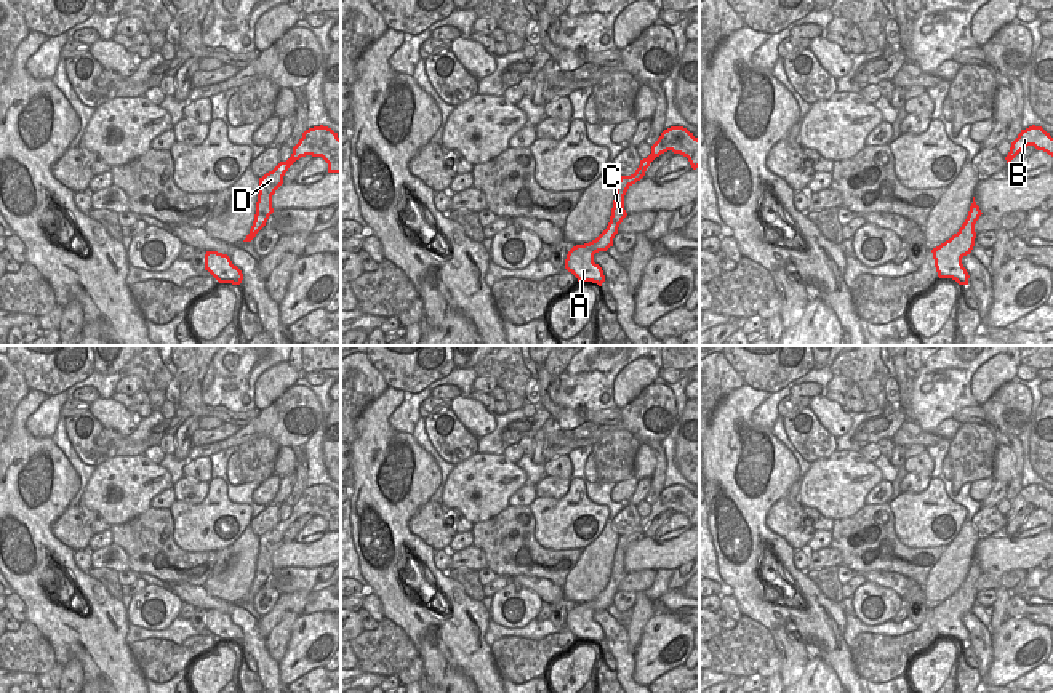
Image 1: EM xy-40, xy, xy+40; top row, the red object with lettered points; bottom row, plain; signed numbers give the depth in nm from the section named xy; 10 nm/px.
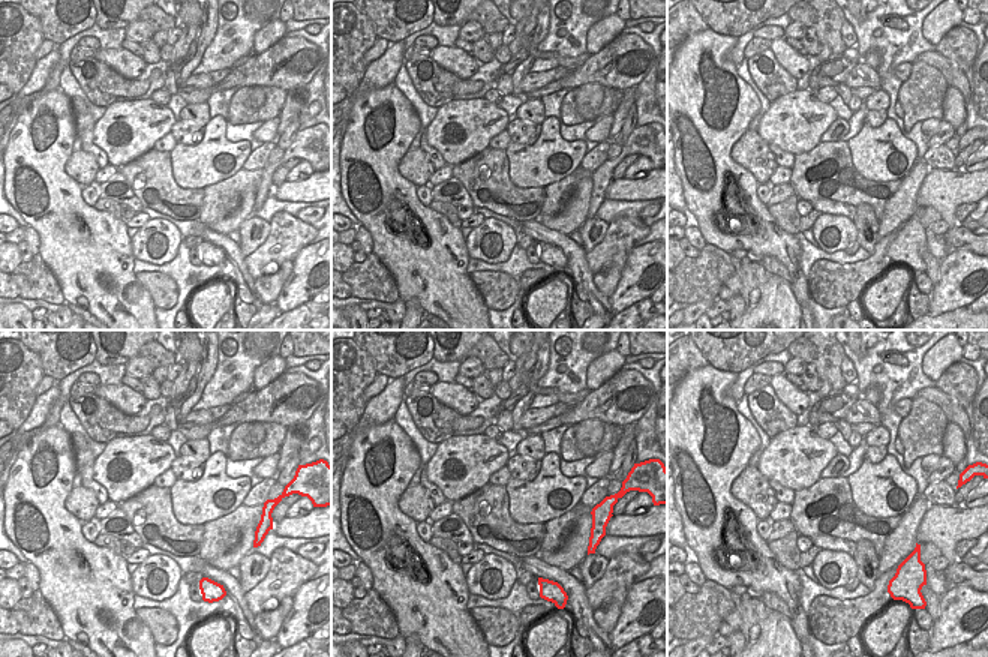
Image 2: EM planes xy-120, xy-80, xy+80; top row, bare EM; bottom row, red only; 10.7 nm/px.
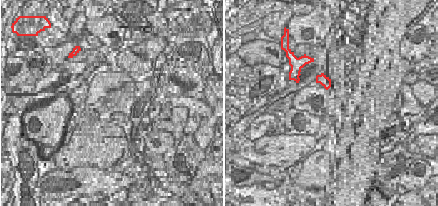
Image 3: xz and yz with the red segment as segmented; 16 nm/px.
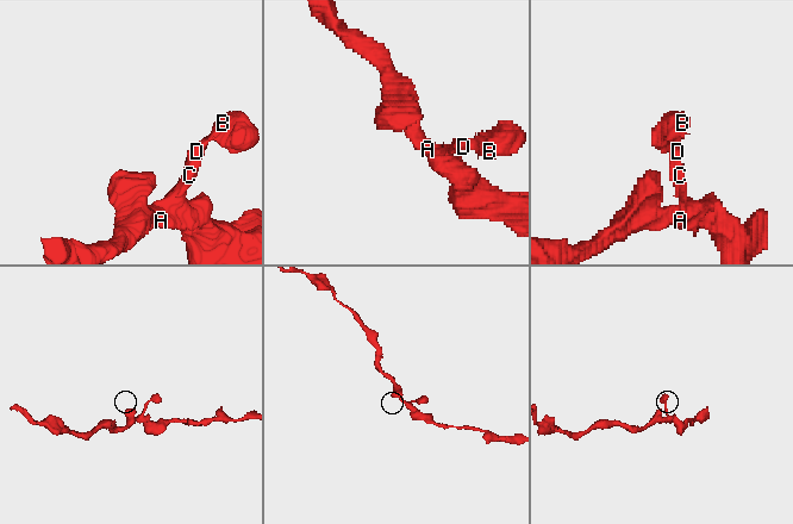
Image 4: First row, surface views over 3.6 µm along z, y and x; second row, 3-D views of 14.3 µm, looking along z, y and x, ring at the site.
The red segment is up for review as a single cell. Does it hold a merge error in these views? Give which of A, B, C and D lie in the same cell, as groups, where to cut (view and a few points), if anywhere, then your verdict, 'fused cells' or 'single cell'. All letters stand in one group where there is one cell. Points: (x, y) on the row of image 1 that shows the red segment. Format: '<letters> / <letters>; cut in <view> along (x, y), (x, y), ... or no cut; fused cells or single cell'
A B C D; no cut; single cell

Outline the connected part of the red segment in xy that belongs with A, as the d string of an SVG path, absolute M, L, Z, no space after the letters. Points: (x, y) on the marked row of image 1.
M671 126L664 130L658 141L651 146L651 154L640 160L635 173L619 178L607 229L595 240L584 245L576 245L568 251L565 269L571 272L578 282L592 282L602 286L605 275L602 267L594 262L594 254L599 251L607 251L610 246L613 246L613 238L618 234L618 227L627 216L624 210L624 195L627 189L645 176L647 168L656 157L667 150L687 157L693 170L699 166L699 139L683 126Z

